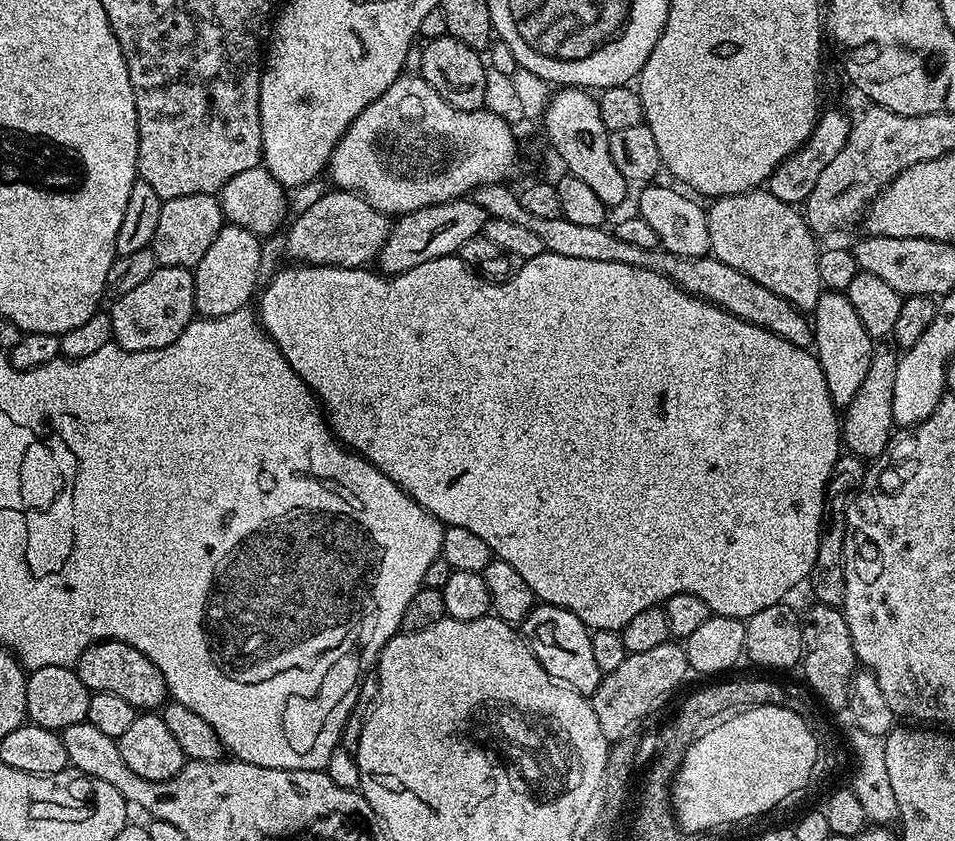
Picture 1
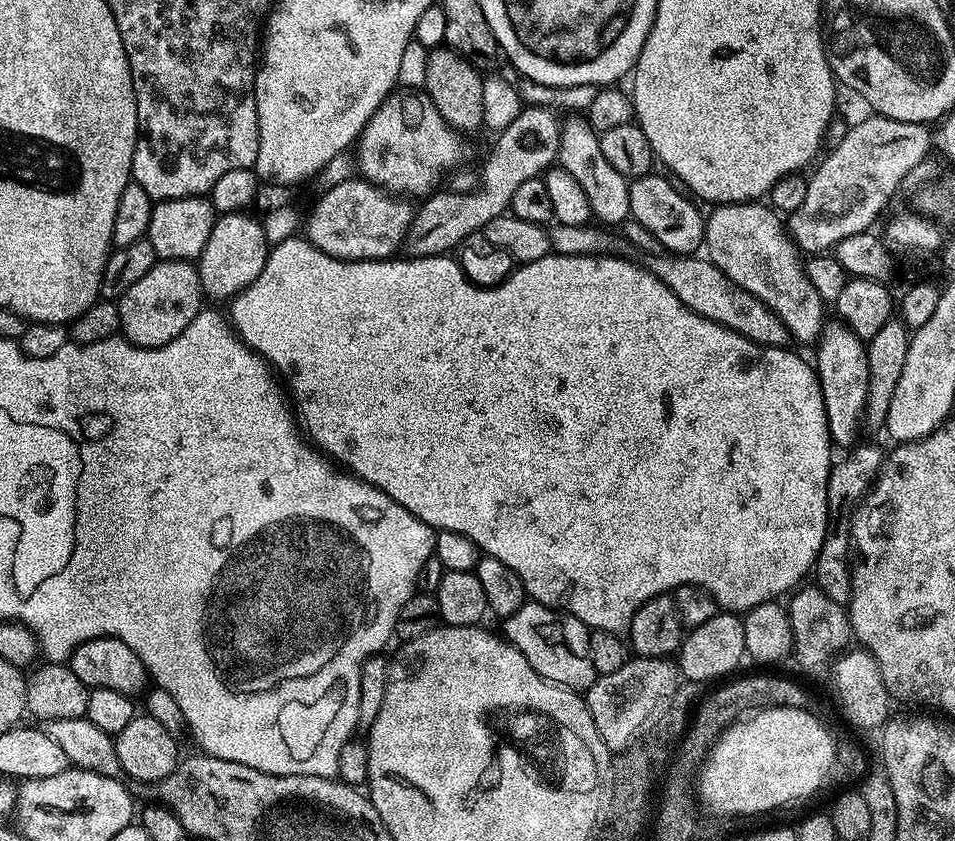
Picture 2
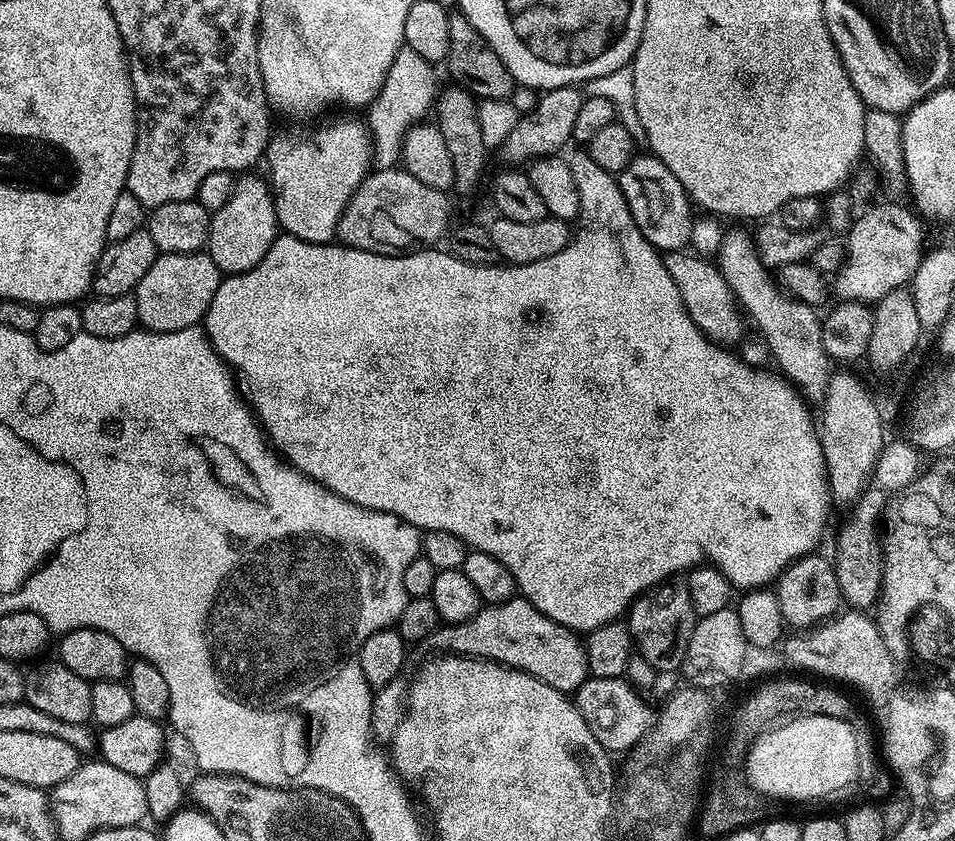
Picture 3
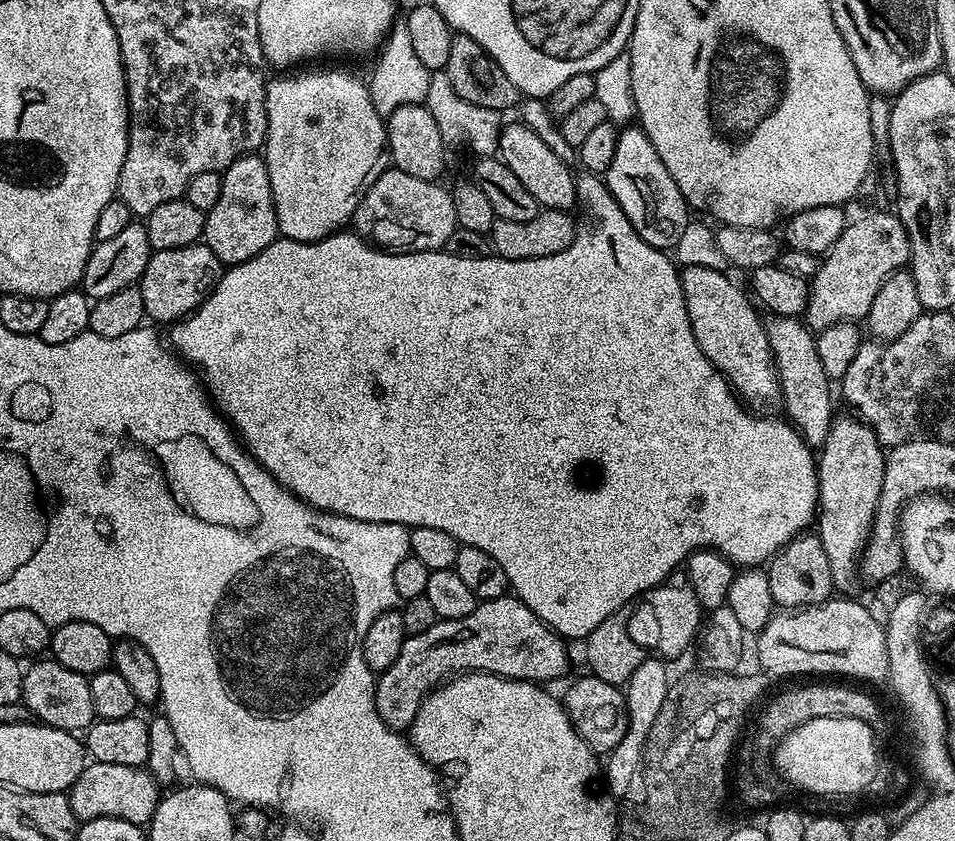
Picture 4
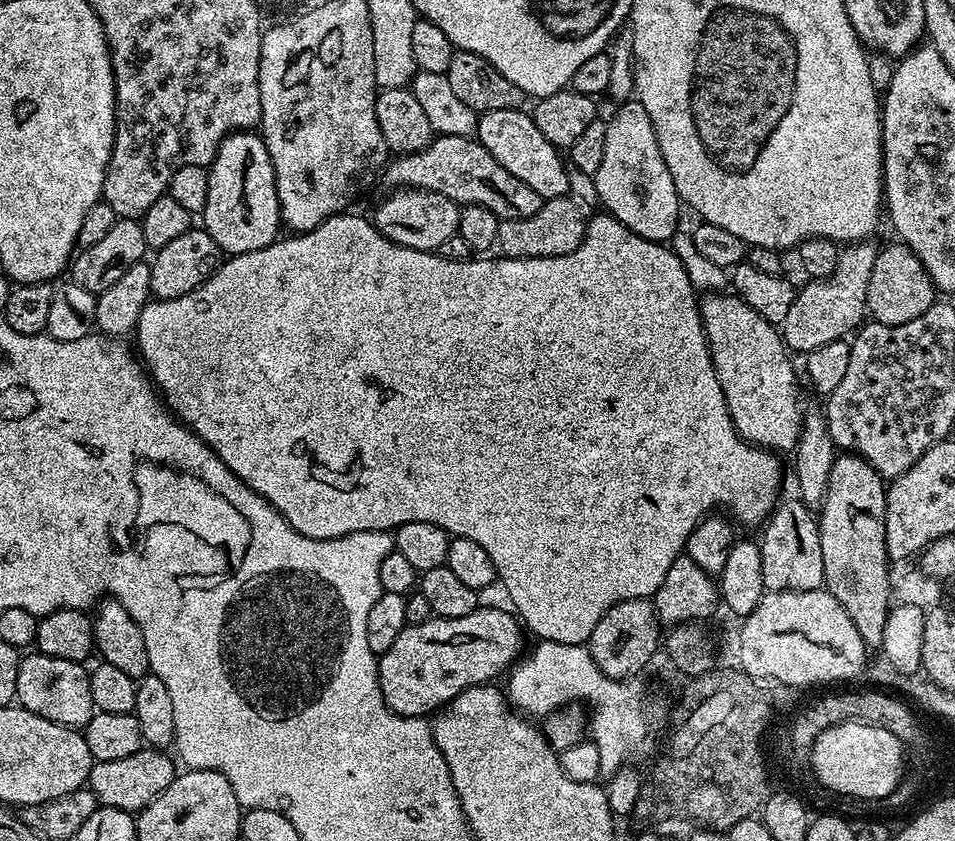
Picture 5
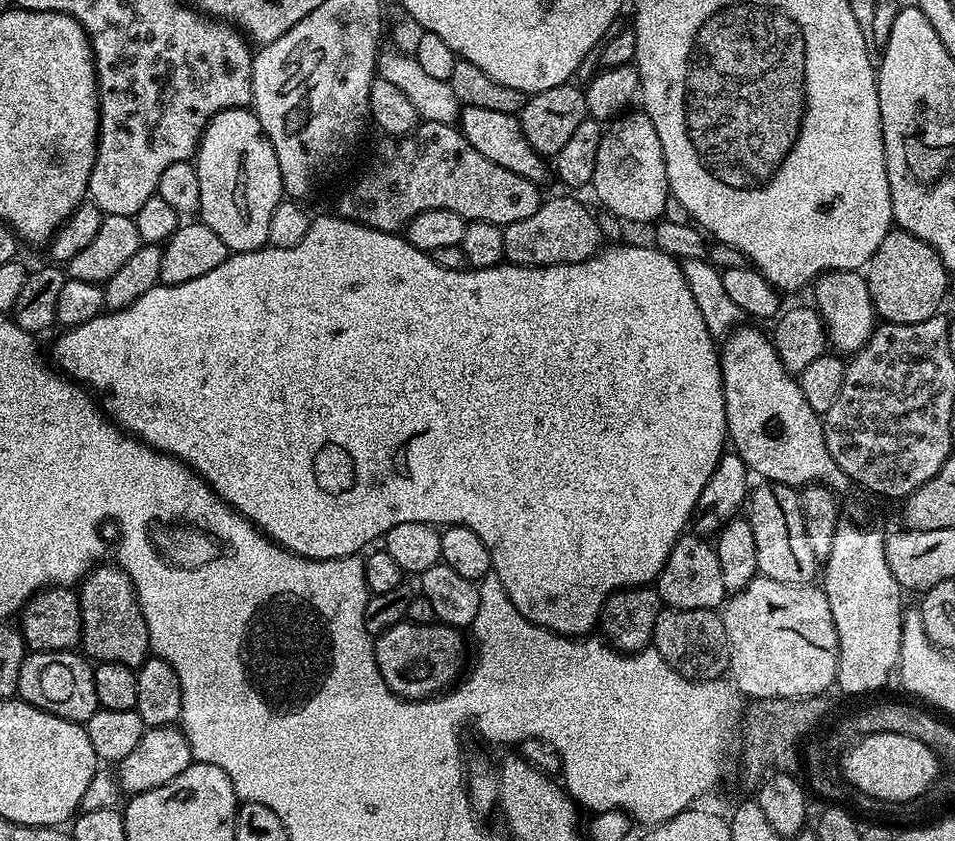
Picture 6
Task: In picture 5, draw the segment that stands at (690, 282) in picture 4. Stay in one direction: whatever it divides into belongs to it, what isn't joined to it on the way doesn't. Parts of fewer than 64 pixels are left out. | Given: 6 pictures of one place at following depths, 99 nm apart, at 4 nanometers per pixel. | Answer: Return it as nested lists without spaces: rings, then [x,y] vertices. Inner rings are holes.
[[[713,291],[699,301],[700,321],[736,433],[757,448],[791,453],[800,438],[802,411],[796,368],[788,361],[790,352],[784,346],[784,337],[777,325],[768,324],[762,314],[750,310],[740,296],[724,295],[723,291]]]

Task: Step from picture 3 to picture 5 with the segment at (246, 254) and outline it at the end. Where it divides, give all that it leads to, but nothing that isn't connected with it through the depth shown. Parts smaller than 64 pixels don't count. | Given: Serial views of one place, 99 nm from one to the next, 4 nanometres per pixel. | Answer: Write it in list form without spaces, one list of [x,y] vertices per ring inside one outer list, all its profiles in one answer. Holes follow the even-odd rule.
[[[252,130],[233,132],[220,143],[218,154],[208,168],[208,197],[202,219],[204,231],[214,238],[221,253],[228,256],[262,250],[281,235],[282,221],[274,166],[270,162],[263,135]]]

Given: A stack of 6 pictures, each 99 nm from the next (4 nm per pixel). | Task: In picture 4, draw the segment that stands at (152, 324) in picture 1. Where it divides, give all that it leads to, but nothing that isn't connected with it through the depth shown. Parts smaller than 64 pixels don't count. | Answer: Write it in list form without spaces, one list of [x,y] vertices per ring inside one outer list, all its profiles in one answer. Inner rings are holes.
[[[203,242],[174,250],[153,251],[150,262],[138,281],[145,317],[165,326],[175,324],[177,320],[189,316],[209,296],[221,275],[220,259]]]

